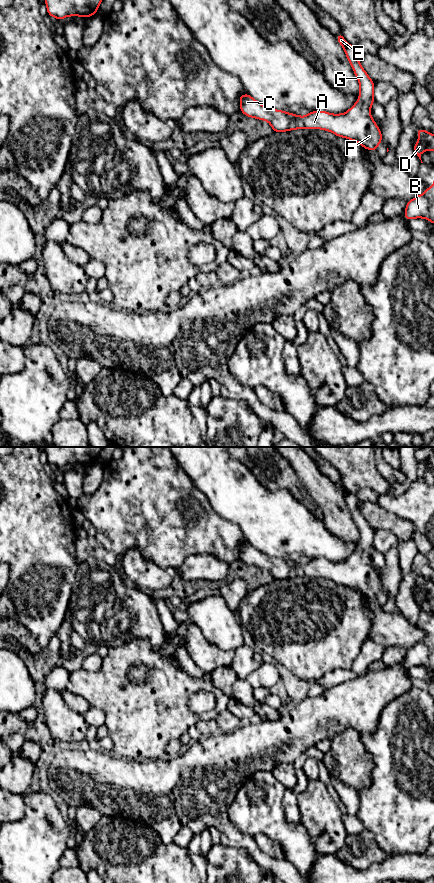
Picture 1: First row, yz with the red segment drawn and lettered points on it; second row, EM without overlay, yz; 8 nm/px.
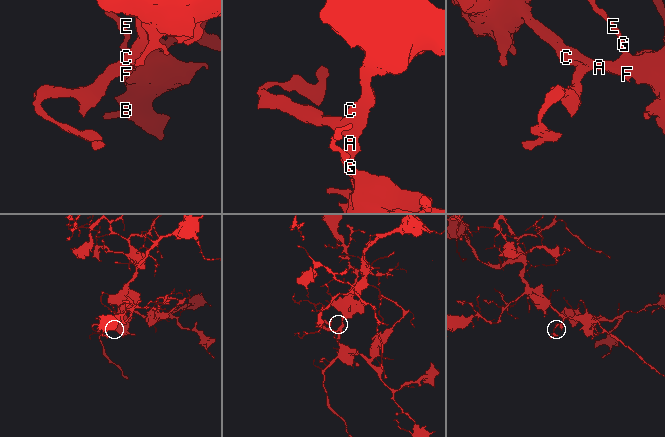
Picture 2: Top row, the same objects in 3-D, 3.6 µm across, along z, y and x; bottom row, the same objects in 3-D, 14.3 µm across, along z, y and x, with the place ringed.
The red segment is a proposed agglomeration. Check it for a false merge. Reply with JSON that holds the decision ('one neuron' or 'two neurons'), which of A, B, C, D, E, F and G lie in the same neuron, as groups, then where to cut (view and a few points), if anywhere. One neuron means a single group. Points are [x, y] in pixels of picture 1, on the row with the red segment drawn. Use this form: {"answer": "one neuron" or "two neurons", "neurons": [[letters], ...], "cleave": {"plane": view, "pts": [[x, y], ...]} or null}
{"answer": "one neuron", "neurons": [["A", "B", "C", "D", "E", "F", "G"]], "cleave": null}

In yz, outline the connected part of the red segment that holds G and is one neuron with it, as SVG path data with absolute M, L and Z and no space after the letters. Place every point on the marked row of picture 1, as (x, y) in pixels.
M341 32L336 39L343 47L360 86L357 102L346 113L331 114L326 111L314 111L301 117L289 112L269 109L246 93L239 97L241 112L248 117L266 120L274 132L302 128L323 129L338 137L355 141L363 148L375 152L382 142L381 131L370 115L370 109L374 103L375 83L359 63L356 47L348 44Z

